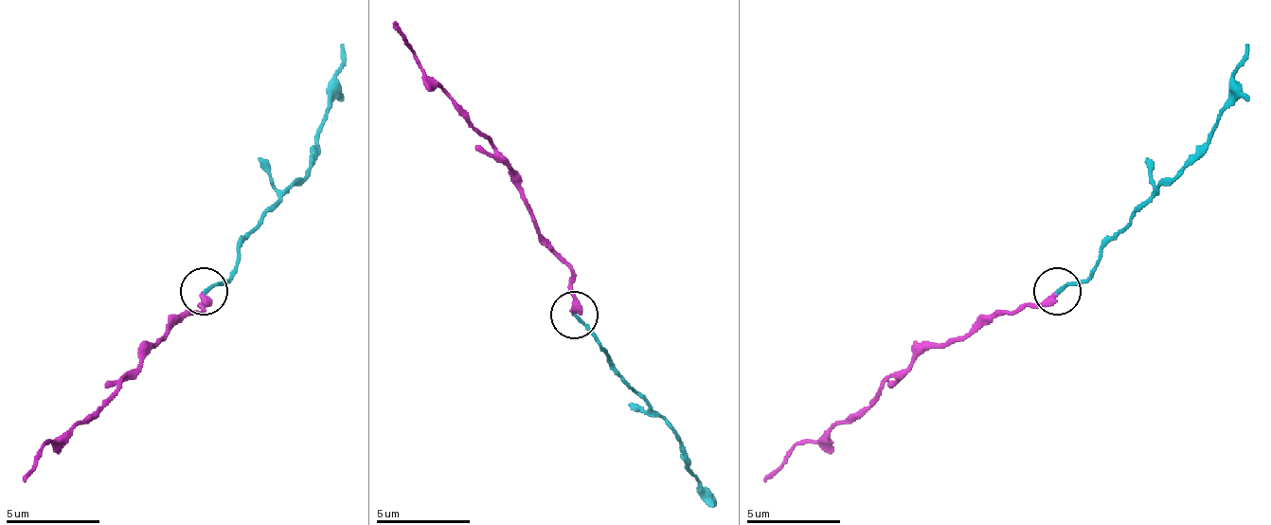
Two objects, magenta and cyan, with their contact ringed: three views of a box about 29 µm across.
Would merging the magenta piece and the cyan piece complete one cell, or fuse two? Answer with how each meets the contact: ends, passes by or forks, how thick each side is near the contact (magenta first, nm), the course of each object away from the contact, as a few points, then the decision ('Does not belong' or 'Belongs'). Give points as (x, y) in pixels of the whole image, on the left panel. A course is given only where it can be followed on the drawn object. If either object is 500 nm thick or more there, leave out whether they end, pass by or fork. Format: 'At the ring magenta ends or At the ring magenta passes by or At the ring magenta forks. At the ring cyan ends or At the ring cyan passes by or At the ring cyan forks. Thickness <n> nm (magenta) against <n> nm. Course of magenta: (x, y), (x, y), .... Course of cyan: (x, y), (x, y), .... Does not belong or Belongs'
At the ring magenta ends. At the ring cyan ends. Thickness 360 nm (magenta) against 160 nm. Course of magenta: (203, 290), (203, 309), (170, 333), (99, 407), (52, 441), (24, 479). Course of cyan: (203, 290), (236, 271), (236, 243), (311, 163), (344, 45). Does not belong

